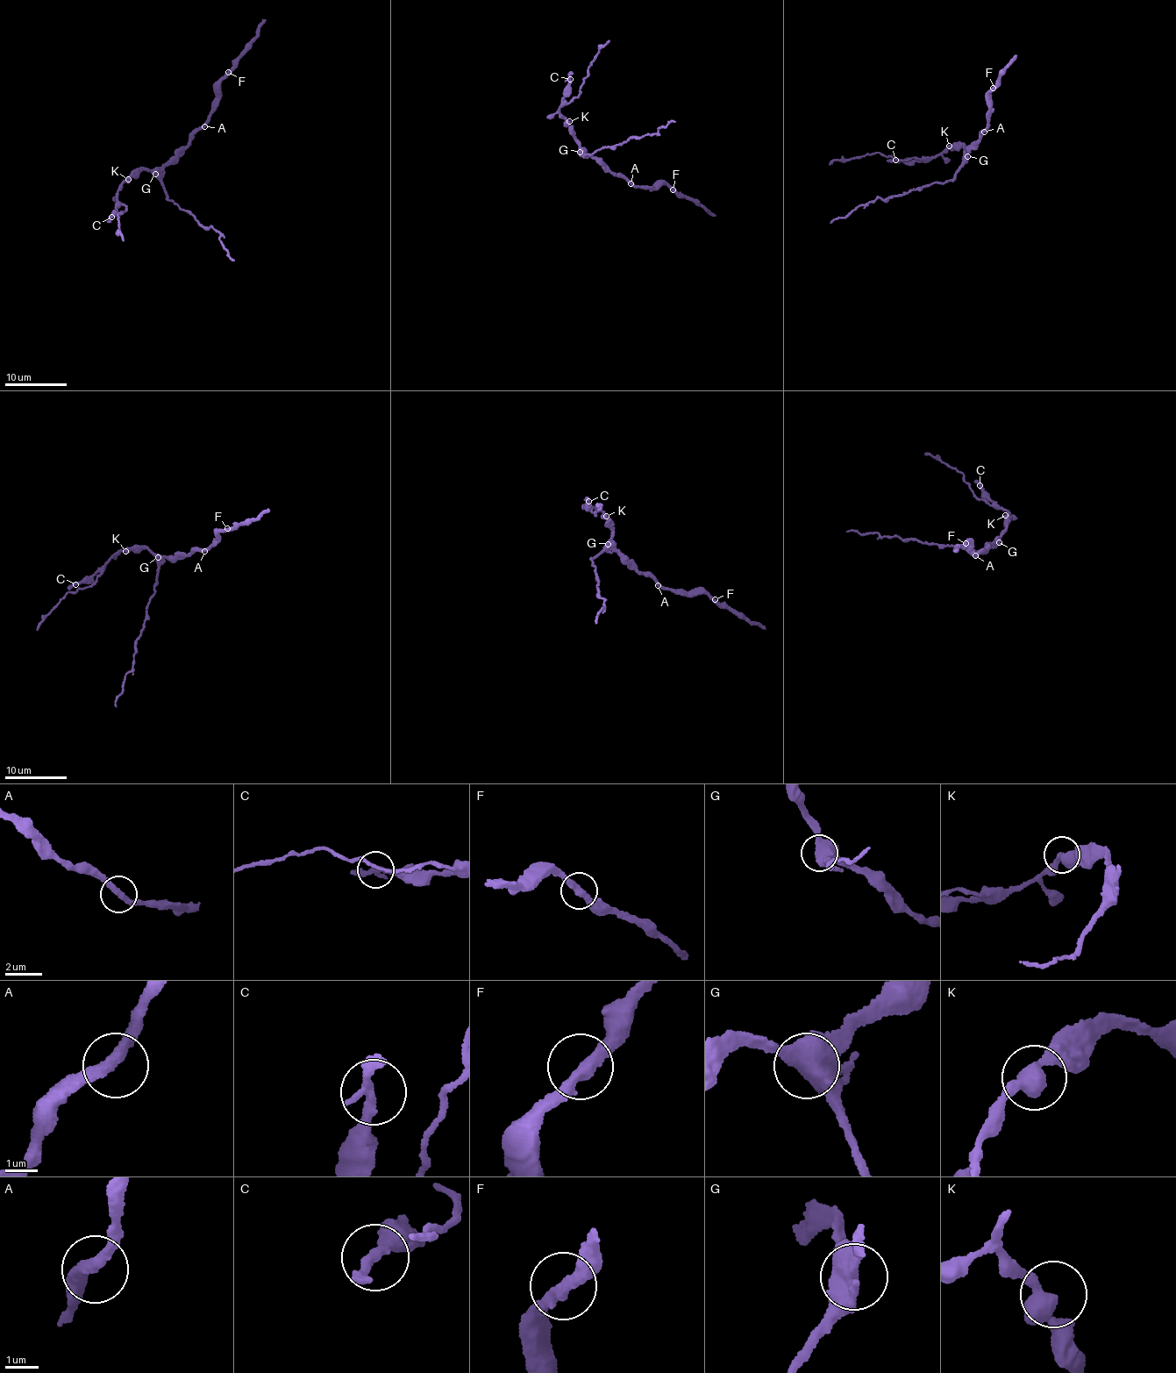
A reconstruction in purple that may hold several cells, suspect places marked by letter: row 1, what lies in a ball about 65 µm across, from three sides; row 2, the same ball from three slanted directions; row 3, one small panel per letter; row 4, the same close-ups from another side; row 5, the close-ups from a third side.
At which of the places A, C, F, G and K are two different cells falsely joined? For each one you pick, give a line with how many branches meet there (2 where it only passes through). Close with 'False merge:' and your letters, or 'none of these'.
False merge: none of these

